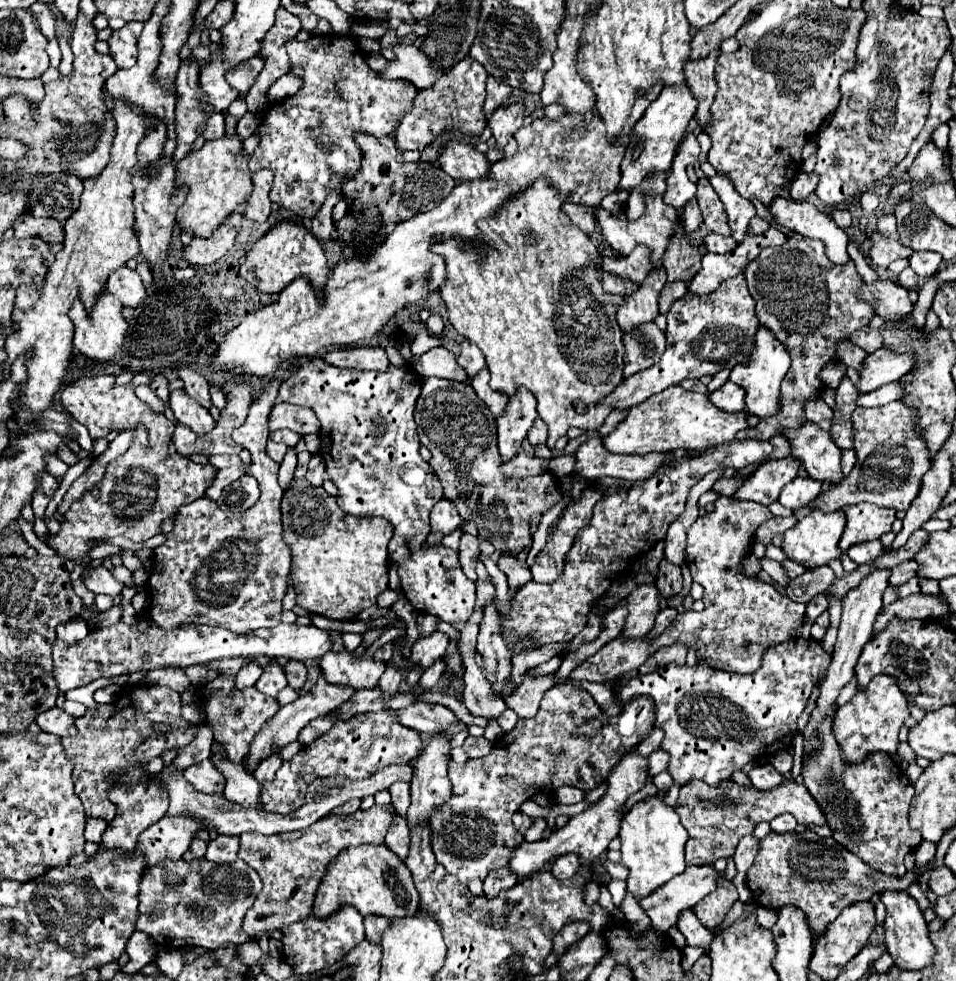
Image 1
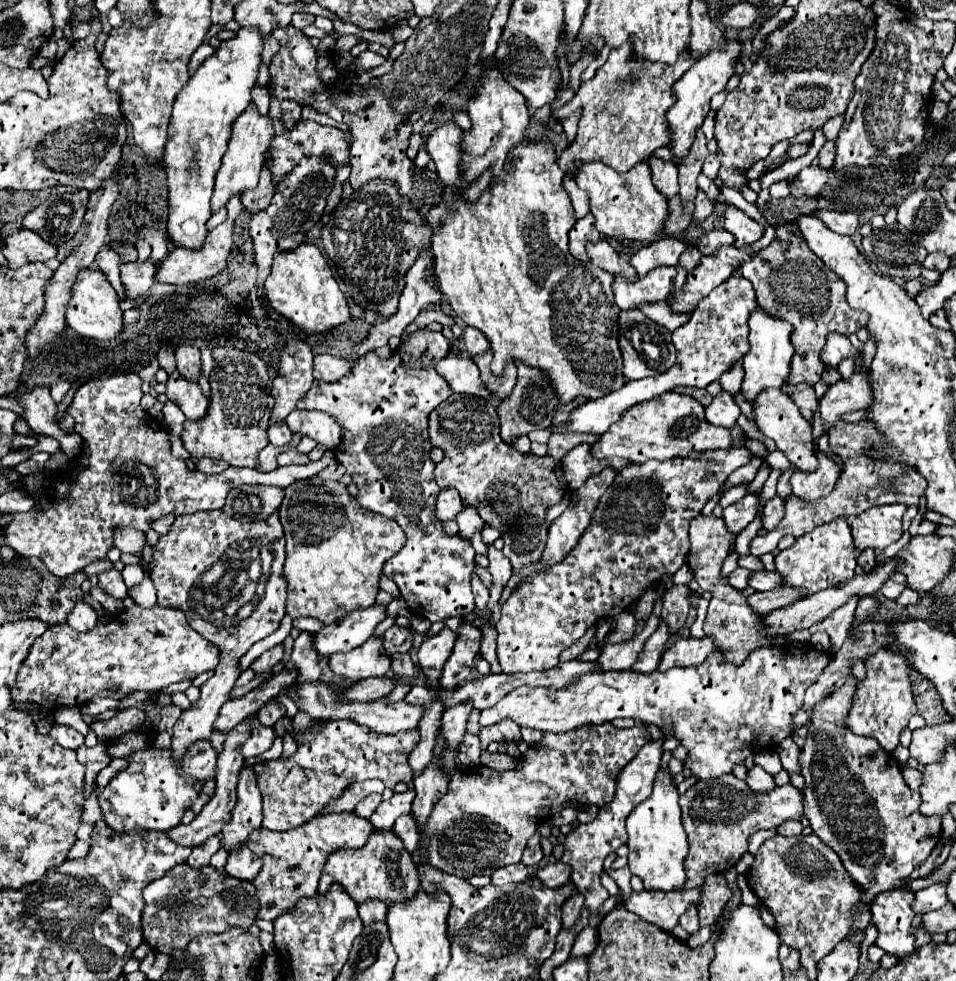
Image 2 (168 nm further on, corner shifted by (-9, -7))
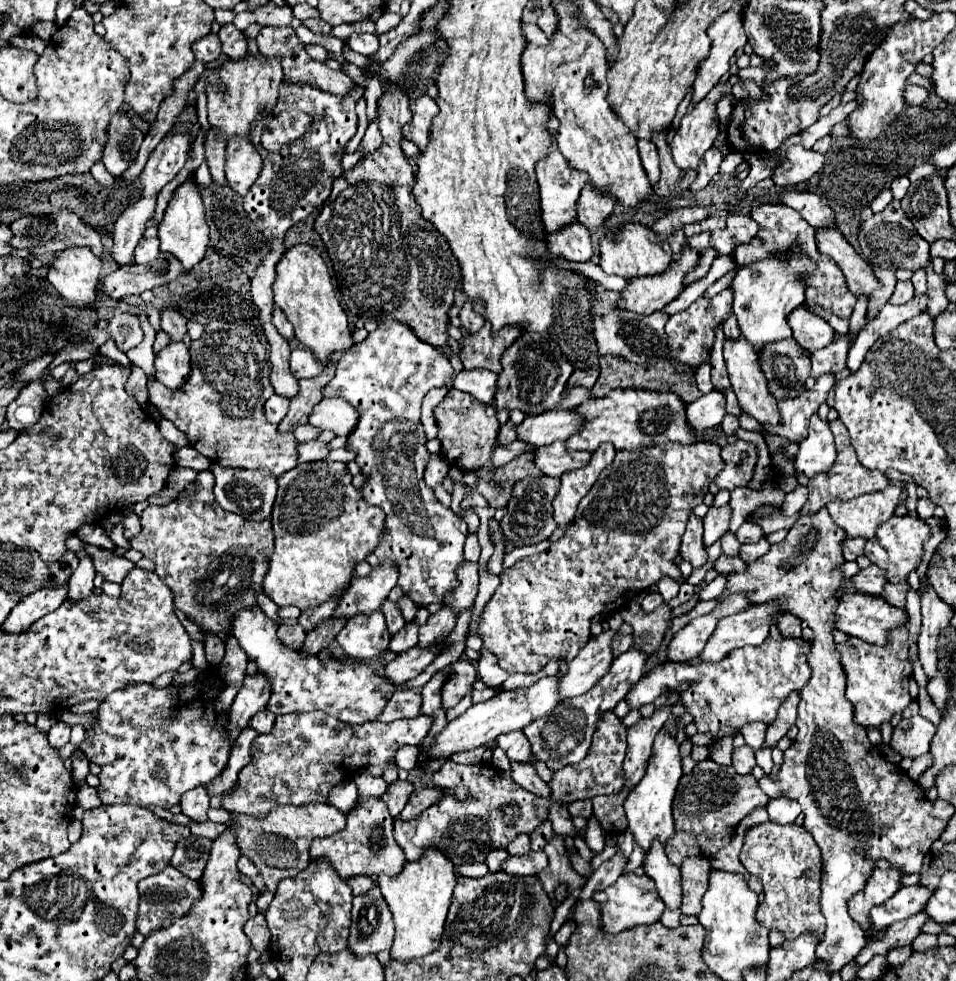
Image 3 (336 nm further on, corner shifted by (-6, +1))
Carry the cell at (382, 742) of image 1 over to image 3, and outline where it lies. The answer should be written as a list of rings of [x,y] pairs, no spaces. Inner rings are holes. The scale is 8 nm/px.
[[[291,712],[281,714],[269,734],[253,740],[253,760],[239,772],[239,788],[223,800],[229,812],[265,818],[273,808],[285,804],[329,802],[329,792],[343,778],[371,764],[387,768],[395,760],[395,752],[405,744],[419,746],[429,732],[429,716],[403,718],[395,722],[369,722],[351,726],[325,712]]]

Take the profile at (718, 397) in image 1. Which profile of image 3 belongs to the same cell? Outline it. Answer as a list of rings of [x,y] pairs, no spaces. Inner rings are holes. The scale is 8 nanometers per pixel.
[[[711,390],[709,394],[701,396],[699,400],[691,402],[687,406],[689,424],[693,424],[693,428],[697,428],[699,432],[721,424],[725,414],[727,414],[725,412],[725,394],[719,390]]]

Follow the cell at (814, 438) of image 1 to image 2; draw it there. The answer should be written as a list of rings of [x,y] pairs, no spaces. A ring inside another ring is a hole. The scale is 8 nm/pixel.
[[[768,388],[768,392],[762,392],[760,396],[756,396],[756,404],[754,408],[754,422],[758,426],[758,430],[766,436],[770,436],[778,450],[786,454],[786,458],[804,472],[812,472],[818,466],[818,460],[814,456],[814,442],[812,442],[812,426],[808,420],[804,420],[796,408],[796,404],[792,404],[792,400],[788,396],[784,396],[782,390],[776,388]]]

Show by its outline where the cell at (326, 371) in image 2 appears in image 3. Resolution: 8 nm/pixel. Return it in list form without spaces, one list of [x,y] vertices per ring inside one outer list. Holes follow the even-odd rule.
[[[295,348],[291,352],[291,360],[289,362],[291,362],[291,372],[293,372],[293,376],[297,376],[297,380],[313,378],[313,376],[319,376],[323,372],[321,362],[307,348]]]

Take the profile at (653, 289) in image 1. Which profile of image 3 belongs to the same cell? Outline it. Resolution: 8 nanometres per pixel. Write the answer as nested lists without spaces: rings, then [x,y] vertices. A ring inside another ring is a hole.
[[[625,224],[621,226],[615,236],[605,236],[601,240],[601,262],[605,274],[617,274],[625,280],[633,280],[639,276],[657,276],[663,274],[671,264],[671,248],[669,244],[657,244],[653,240],[653,232],[639,224]]]

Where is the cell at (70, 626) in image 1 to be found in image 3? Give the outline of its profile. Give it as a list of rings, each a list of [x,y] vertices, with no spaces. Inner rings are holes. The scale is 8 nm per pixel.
[[[85,556],[85,558],[81,558],[77,570],[73,572],[73,576],[71,576],[71,580],[69,580],[67,598],[75,602],[75,600],[83,600],[83,598],[91,596],[93,590],[95,590],[93,578],[95,578],[93,562],[89,560],[89,556]]]

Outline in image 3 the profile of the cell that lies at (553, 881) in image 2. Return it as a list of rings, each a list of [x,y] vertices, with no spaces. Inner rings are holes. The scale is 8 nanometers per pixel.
[[[529,852],[525,856],[511,856],[509,860],[505,860],[501,870],[511,872],[515,876],[535,876],[547,866],[549,866],[549,860],[545,852]]]

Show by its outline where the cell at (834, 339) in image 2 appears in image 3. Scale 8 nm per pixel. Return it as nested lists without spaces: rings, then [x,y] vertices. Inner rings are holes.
[[[803,306],[789,316],[789,324],[793,328],[793,338],[809,352],[825,348],[825,344],[835,340],[835,330],[829,326],[829,322],[805,310]]]

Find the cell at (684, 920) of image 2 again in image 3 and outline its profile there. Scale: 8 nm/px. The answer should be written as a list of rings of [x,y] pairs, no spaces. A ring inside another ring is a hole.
[[[653,844],[653,852],[645,856],[643,860],[645,874],[655,880],[659,896],[665,900],[667,908],[677,910],[681,908],[681,870],[673,864],[669,864],[669,858],[665,856],[663,844]]]

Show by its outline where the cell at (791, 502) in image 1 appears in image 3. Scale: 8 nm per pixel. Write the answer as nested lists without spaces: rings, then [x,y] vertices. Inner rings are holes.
[[[813,416],[809,424],[809,436],[799,442],[799,452],[795,454],[795,472],[807,478],[815,478],[817,474],[829,472],[835,464],[835,458],[837,450],[829,424],[819,416]]]

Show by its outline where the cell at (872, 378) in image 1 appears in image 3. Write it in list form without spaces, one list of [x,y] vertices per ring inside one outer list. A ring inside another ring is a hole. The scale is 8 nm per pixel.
[[[823,374],[823,376],[817,378],[813,390],[805,390],[805,392],[801,392],[801,396],[797,396],[797,398],[779,402],[779,410],[781,410],[783,426],[779,426],[779,428],[769,428],[769,426],[765,426],[765,428],[769,430],[769,434],[783,436],[783,438],[787,438],[789,442],[797,442],[797,444],[799,444],[801,440],[805,440],[805,436],[807,436],[807,428],[809,428],[809,418],[817,412],[819,404],[827,402],[827,394],[829,394],[829,390],[835,386],[835,382],[837,382],[837,380],[835,380],[835,374]]]

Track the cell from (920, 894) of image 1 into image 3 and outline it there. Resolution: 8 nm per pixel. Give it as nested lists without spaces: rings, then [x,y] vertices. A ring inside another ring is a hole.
[[[921,934],[921,936],[917,936],[917,940],[913,940],[911,946],[917,952],[925,952],[929,948],[937,948],[937,938],[933,934]]]

